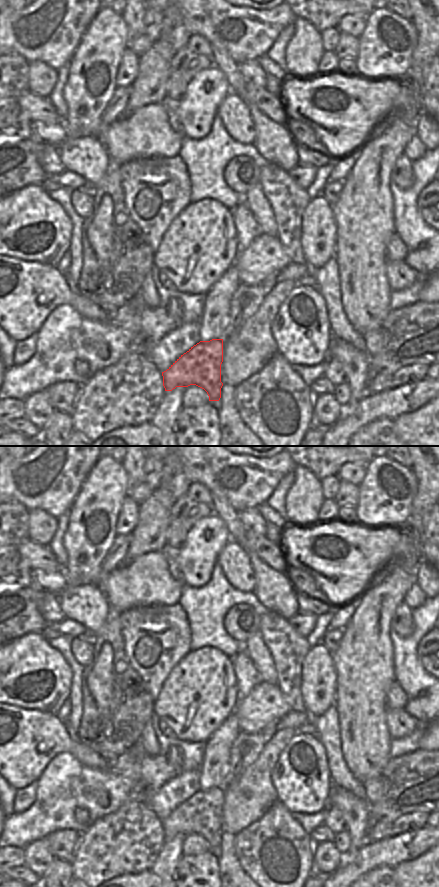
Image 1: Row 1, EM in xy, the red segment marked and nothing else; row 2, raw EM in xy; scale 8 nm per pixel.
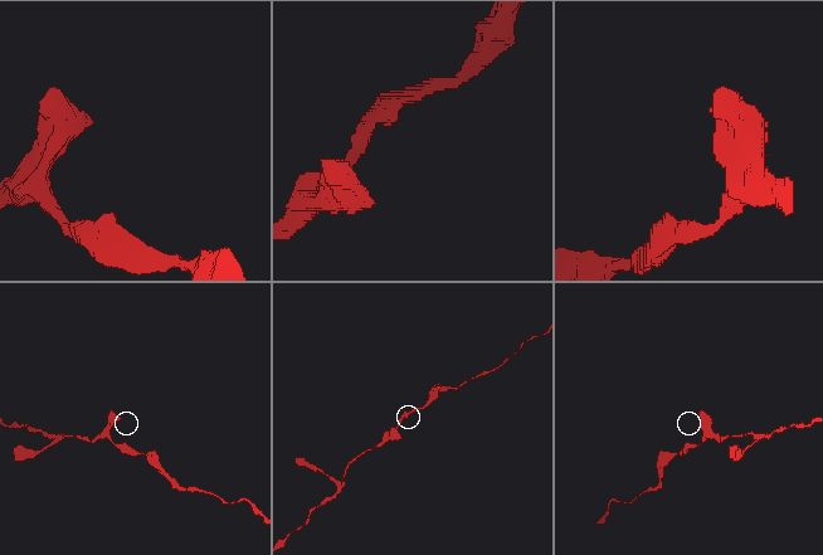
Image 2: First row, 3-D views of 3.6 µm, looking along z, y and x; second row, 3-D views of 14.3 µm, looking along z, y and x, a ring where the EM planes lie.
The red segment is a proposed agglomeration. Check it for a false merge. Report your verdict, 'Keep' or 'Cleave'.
Keep.

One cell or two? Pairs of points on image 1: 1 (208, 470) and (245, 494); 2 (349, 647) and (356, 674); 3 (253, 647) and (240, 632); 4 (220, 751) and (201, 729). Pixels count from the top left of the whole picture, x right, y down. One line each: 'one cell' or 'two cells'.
1: one cell
2: one cell
3: two cells
4: two cells

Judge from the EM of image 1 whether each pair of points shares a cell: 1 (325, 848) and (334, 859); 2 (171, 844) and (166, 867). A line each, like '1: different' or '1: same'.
1: same
2: same

